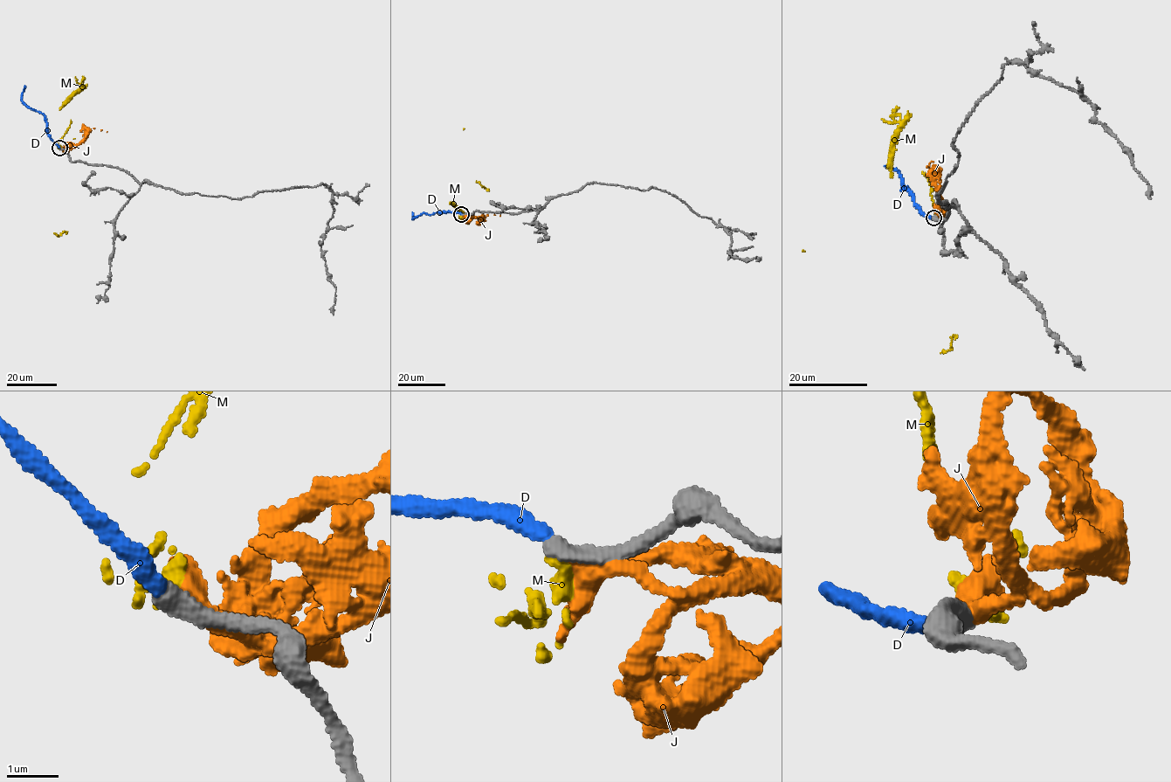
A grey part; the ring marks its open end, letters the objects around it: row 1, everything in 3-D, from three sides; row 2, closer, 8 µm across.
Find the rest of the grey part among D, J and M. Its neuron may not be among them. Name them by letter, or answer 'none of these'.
D

